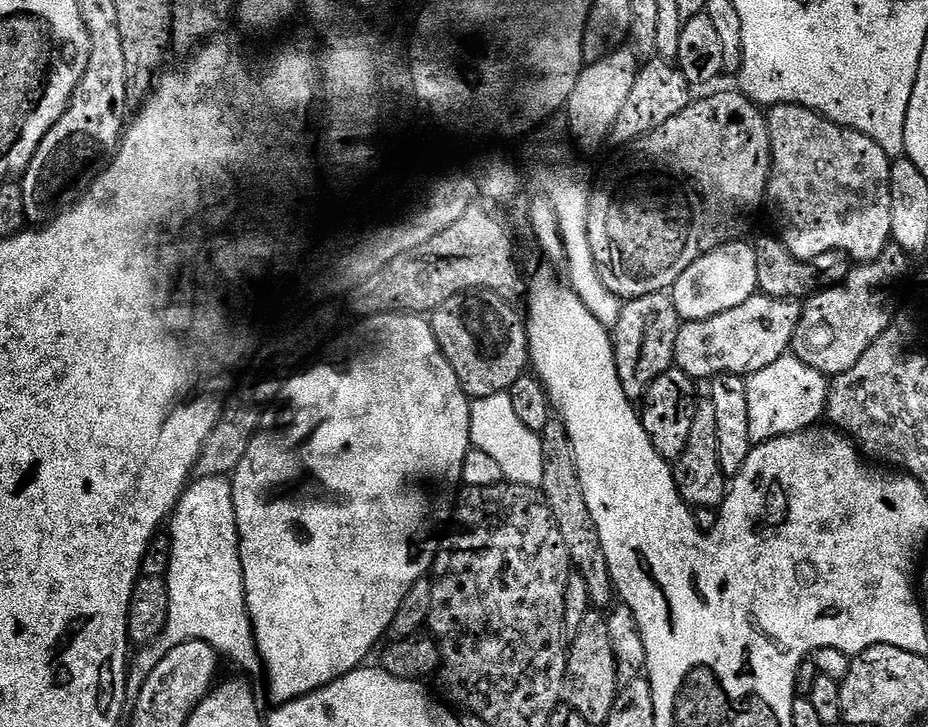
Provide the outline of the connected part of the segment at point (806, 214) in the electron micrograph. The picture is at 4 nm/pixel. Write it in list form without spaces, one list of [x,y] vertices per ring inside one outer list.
[[[774,104],[767,109],[766,119],[768,121],[768,137],[772,147],[772,170],[768,177],[768,191],[766,193],[767,207],[772,207],[772,216],[776,219],[775,231],[780,241],[800,260],[818,260],[822,254],[834,252],[852,257],[856,262],[867,262],[877,260],[879,256],[885,255],[887,244],[892,240],[892,227],[890,226],[890,198],[892,197],[892,160],[866,134],[858,130],[850,130],[841,124],[830,122],[824,116],[818,115],[814,110],[803,108],[797,104]]]

